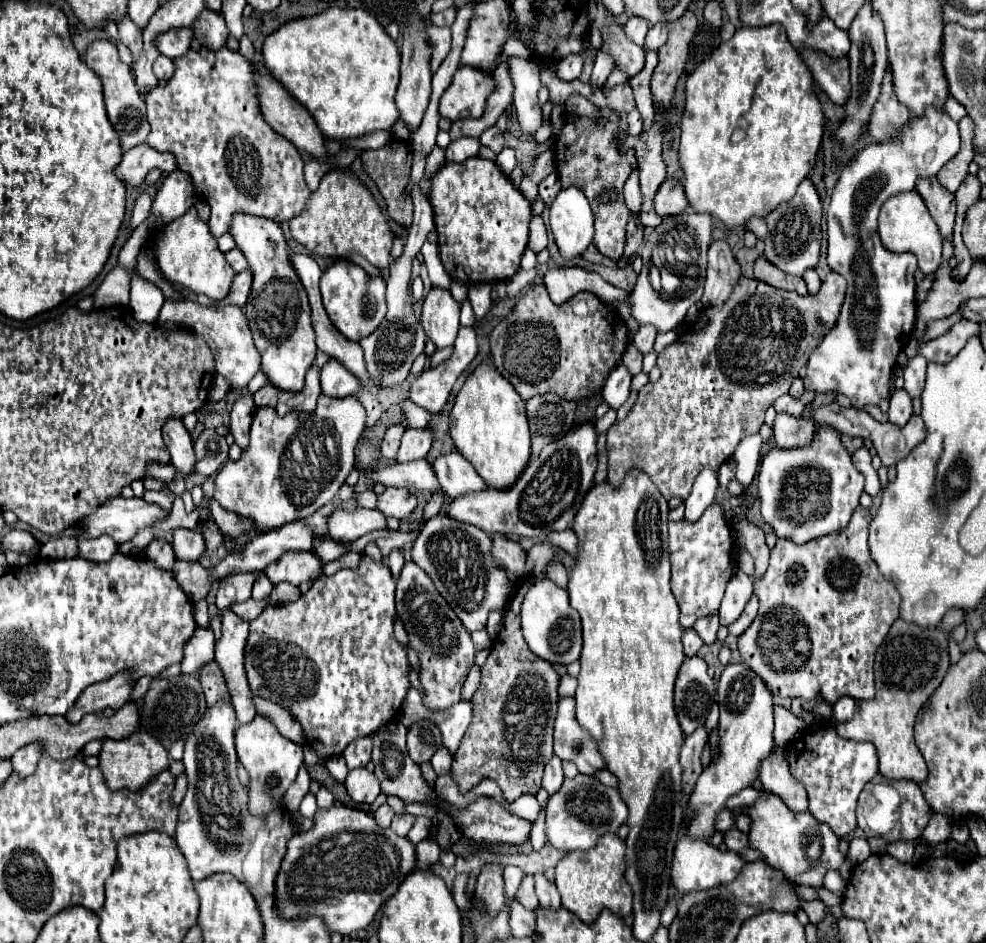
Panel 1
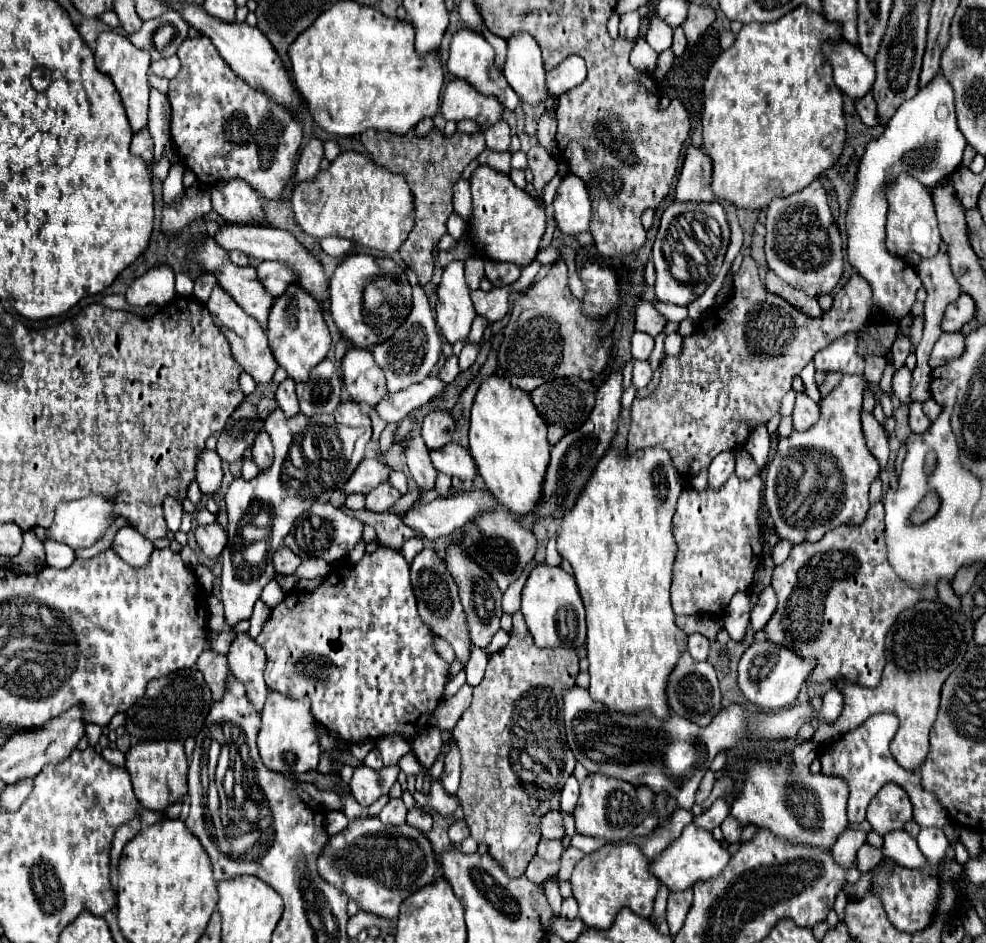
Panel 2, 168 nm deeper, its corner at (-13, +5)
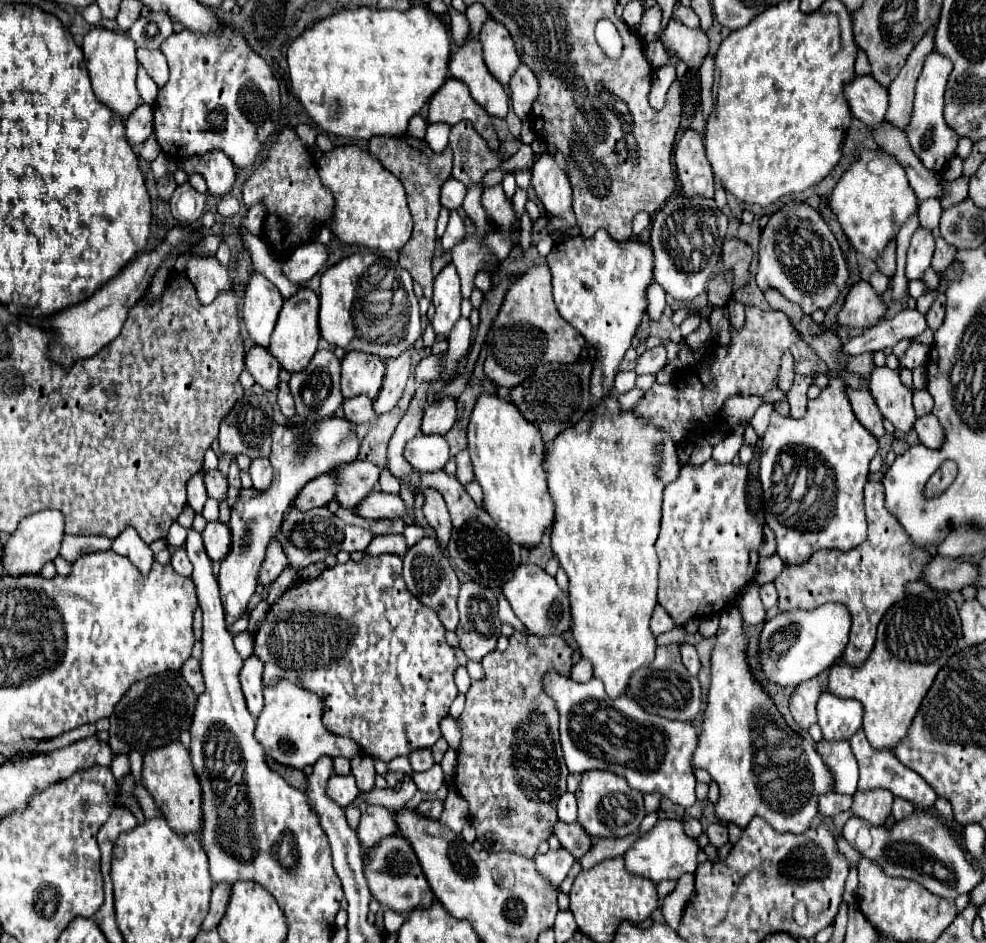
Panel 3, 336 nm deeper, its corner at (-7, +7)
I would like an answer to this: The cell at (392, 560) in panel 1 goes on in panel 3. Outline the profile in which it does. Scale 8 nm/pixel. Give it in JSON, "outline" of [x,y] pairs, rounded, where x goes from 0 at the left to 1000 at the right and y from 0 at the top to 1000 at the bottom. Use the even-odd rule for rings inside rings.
{"outline":[[[415,556],[415,558],[411,558],[409,568],[413,571],[413,581],[415,581],[415,579],[419,579],[421,575],[425,575],[431,568],[431,562],[427,558],[423,558],[423,556]]]}

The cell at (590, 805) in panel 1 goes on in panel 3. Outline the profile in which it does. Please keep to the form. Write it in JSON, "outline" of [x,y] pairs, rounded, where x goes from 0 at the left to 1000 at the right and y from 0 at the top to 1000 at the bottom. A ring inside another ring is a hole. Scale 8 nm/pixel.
{"outline":[[[591,819],[587,838],[585,838],[585,850],[587,850],[587,874],[601,887],[601,889],[632,889],[648,880],[650,870],[654,867],[654,853],[652,842],[638,836],[634,831],[632,823],[626,823],[622,819]]]}

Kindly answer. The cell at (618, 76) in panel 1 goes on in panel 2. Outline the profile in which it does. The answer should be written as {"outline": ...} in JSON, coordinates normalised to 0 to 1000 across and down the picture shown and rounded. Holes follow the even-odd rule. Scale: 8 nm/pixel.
{"outline":[[[646,40],[640,55],[640,70],[650,76],[660,76],[664,72],[664,66],[666,66],[666,55],[660,53],[654,40]]]}

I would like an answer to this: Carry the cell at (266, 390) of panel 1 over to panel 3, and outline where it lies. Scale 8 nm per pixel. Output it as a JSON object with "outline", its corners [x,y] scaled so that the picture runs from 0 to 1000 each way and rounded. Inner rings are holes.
{"outline":[[[289,405],[283,407],[283,433],[289,443],[295,443],[299,439],[299,426],[297,426],[297,420]]]}

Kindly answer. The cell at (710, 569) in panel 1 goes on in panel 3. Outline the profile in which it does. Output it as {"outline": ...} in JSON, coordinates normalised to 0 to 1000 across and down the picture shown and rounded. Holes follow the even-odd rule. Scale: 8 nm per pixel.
{"outline":[[[723,486],[715,492],[693,492],[689,505],[674,515],[670,564],[666,571],[668,590],[668,641],[683,655],[685,664],[695,664],[701,655],[727,651],[745,638],[747,628],[756,624],[768,607],[768,581],[774,573],[772,556],[760,543],[756,532],[758,494],[727,492]]]}

